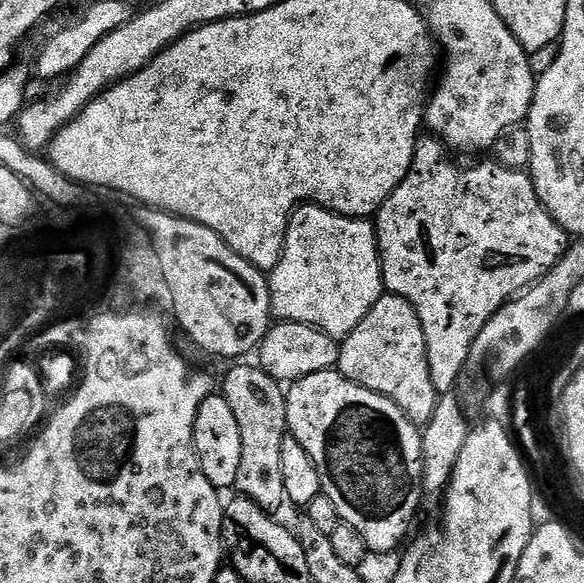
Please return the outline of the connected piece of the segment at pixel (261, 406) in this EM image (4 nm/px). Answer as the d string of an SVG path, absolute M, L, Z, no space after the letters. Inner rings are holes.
M236 362L224 376L224 388L222 395L230 405L230 411L234 413L234 418L238 422L238 431L242 433L242 463L238 466L238 478L236 479L235 491L247 500L254 501L258 506L262 506L267 512L279 513L280 507L286 504L286 485L282 482L282 442L284 437L289 435L288 415L286 406L288 398L282 384L264 372L263 368L255 363Z

